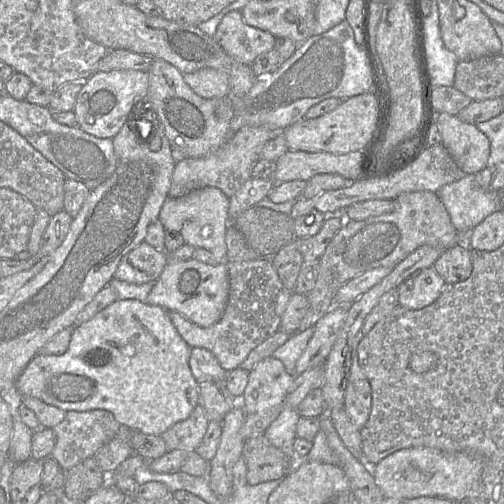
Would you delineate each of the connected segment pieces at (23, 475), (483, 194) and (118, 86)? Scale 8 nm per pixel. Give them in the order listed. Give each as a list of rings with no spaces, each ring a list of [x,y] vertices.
[[[29,459],[16,464],[10,478],[11,501],[20,503],[31,488],[40,484],[42,479],[42,461]]]
[[[466,174],[463,178],[442,186],[436,192],[446,208],[451,222],[459,233],[469,233],[487,216],[501,211],[501,192],[485,191],[477,183],[475,174]]]
[[[113,70],[96,72],[82,85],[74,107],[78,127],[98,138],[114,138],[128,119],[136,102],[146,97],[148,72],[141,70]]]

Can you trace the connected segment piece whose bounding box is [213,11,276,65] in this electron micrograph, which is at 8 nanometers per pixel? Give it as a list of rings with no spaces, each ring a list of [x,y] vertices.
[[[240,11],[226,14],[213,38],[230,57],[246,65],[273,49],[276,40],[269,32],[247,25]]]

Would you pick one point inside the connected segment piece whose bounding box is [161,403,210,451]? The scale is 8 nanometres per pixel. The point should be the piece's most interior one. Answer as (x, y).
(187, 434)

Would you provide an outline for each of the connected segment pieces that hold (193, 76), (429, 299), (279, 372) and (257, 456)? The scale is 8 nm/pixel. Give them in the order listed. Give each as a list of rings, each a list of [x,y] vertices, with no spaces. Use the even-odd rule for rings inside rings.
[[[202,68],[183,74],[185,83],[198,96],[211,99],[223,98],[230,94],[228,75],[211,68]]]
[[[433,267],[422,269],[397,287],[399,305],[411,310],[422,309],[437,300],[444,284]]]
[[[270,356],[258,362],[249,371],[249,380],[244,394],[241,398],[237,399],[240,401],[240,405],[247,415],[280,409],[285,402],[294,380],[295,378],[286,371],[284,364],[274,356]]]
[[[264,434],[246,439],[242,456],[247,464],[247,483],[251,486],[284,478],[291,469],[290,460]]]

